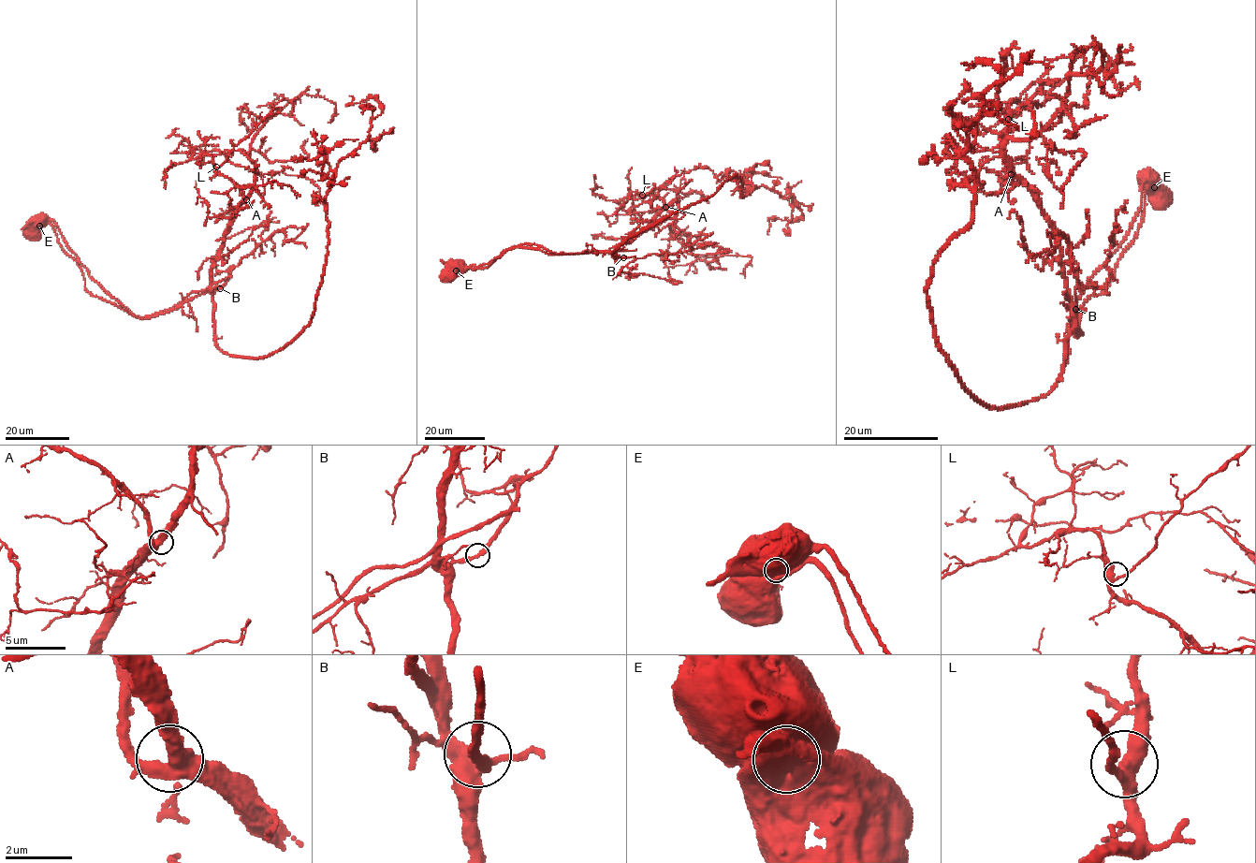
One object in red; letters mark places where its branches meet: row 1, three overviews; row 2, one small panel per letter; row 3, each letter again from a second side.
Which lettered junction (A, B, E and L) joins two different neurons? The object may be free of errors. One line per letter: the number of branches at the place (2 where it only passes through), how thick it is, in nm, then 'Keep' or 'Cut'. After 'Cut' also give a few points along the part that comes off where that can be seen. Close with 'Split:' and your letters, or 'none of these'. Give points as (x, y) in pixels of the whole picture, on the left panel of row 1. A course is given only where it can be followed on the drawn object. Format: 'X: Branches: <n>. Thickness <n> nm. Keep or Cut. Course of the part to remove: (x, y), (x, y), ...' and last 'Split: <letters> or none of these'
A: Branches: 3. Thickness 420 nm. Keep
B: Branches: 2. Thickness 240 nm. Keep
E: Branches: 1. Thickness 1450 nm. Cut. Course of the part to remove: (38, 226), (52, 227), (89, 292), (137, 315), (170, 309), (191, 293), (231, 275)
L: Branches: 3. Thickness 420 nm. Keep
Split: E

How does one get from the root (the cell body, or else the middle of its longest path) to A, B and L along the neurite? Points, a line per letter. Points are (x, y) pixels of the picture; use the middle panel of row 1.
A: (456, 268), (488, 265), (505, 250), (523, 244), (557, 253), (614, 251), (630, 241), (665, 207)
B: (456, 268), (488, 265), (505, 250), (527, 243), (557, 253), (603, 253), (622, 257)
L: (456, 268), (488, 265), (523, 244), (557, 253), (614, 251), (663, 209), (664, 201), (656, 196), (642, 195)

